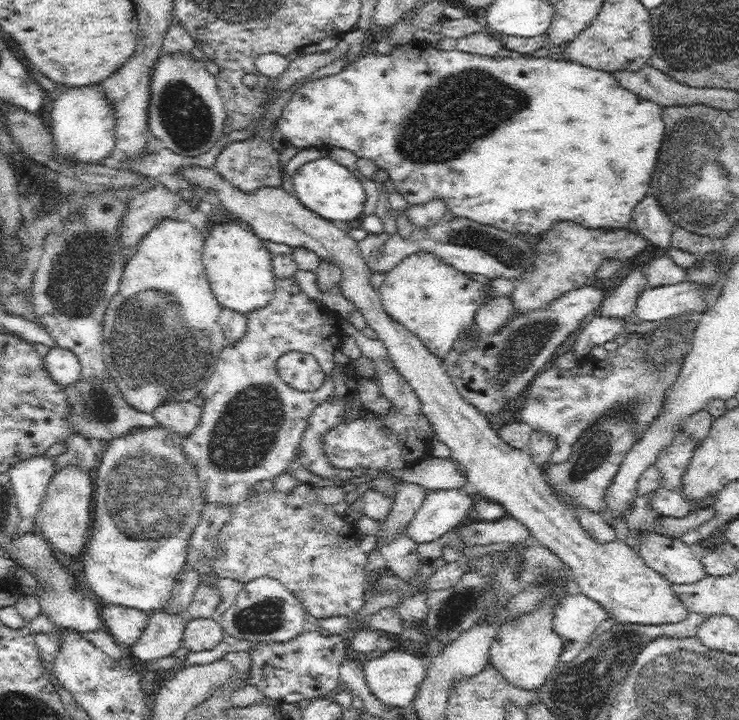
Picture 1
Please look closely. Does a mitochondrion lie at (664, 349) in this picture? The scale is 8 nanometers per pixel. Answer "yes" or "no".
yes

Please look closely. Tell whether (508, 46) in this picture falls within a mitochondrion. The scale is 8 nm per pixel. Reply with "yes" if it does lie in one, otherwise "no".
no

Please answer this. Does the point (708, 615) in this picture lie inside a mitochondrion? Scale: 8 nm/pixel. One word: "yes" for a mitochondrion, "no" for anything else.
no

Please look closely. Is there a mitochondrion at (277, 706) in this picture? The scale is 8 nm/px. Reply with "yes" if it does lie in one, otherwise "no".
no

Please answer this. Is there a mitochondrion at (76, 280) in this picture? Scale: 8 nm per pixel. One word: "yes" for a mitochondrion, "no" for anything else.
yes

